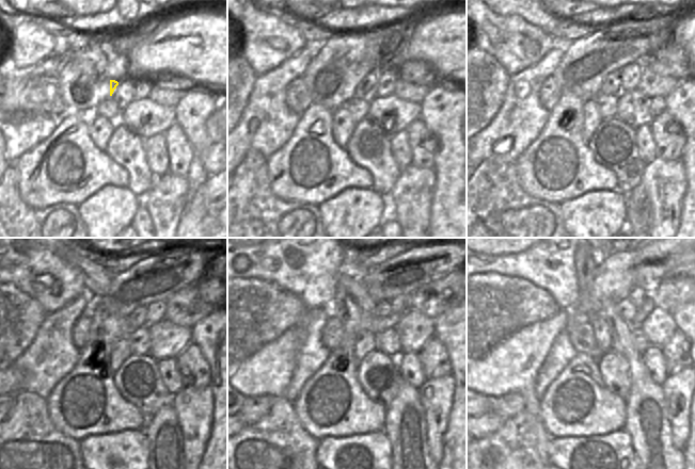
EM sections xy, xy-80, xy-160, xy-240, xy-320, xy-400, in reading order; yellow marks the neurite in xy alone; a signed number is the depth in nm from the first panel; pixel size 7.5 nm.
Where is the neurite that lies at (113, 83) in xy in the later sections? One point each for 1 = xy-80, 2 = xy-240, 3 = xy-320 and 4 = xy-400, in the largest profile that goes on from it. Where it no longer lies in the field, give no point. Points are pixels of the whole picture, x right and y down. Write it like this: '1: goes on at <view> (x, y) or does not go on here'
1: goes on at xy-80 (363, 60)
2: goes on at xy-240 (172, 274)
3: goes on at xy-320 (410, 275)
4: goes on at xy-400 (616, 286)

